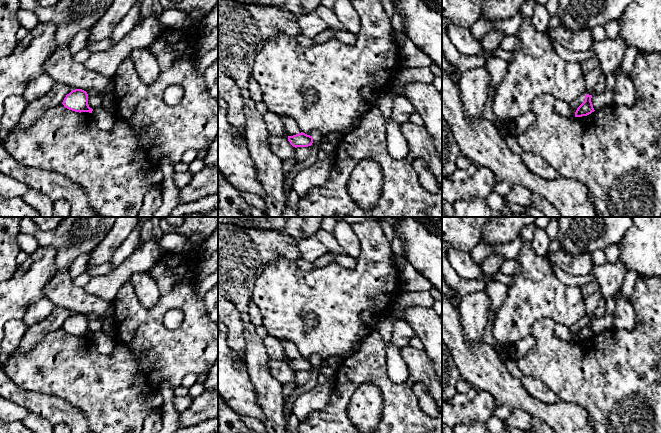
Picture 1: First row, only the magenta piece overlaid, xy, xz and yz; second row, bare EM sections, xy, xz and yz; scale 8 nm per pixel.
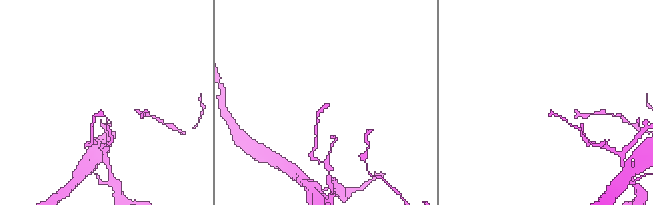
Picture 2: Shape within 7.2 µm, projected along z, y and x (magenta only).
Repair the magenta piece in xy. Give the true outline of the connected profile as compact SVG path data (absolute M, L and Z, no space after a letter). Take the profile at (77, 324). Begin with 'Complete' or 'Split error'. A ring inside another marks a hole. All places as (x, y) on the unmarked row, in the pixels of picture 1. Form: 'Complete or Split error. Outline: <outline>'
Complete. Outline: M82 313L72 314L66 319L62 328L65 332L75 336L89 336L92 337L93 333L88 329L88 318Z

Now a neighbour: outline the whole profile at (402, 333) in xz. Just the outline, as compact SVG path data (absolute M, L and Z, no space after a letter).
M397 319L393 323L391 343L399 348L409 346L409 341L416 337L415 331L407 322Z

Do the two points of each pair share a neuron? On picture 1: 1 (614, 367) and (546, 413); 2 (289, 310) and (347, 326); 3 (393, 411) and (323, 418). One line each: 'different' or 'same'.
1: different
2: same
3: same

